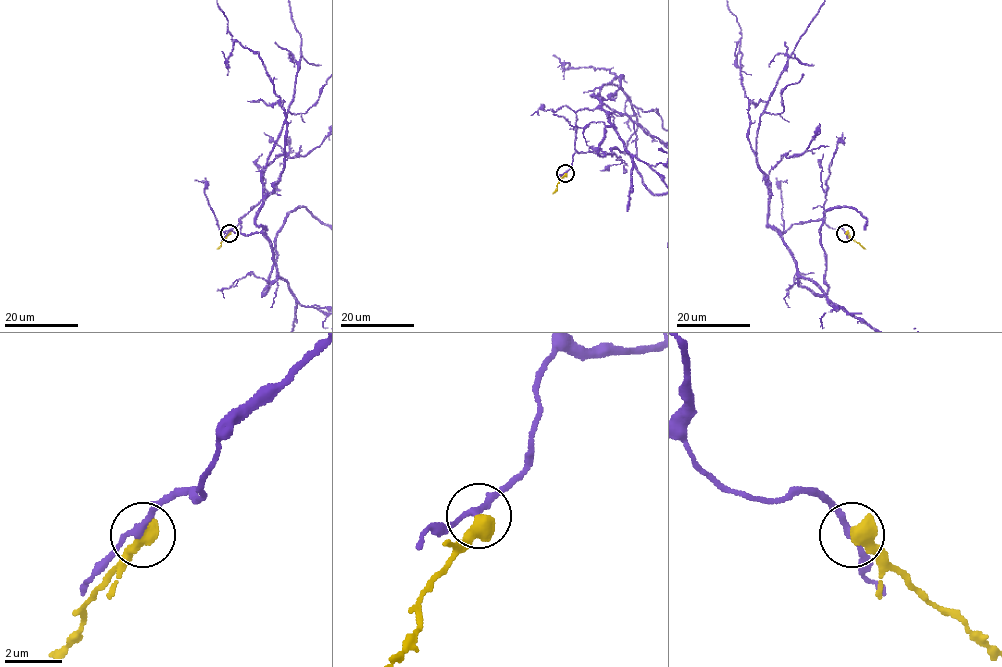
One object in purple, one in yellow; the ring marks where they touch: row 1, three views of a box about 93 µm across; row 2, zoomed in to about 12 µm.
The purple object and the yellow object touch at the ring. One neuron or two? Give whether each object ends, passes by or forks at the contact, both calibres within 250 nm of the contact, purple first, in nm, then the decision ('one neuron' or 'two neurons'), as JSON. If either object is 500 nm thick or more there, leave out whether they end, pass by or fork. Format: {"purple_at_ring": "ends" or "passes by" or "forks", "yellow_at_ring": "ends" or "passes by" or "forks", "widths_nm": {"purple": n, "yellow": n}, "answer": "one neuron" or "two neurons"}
{"widths_nm": {"purple": 190, "yellow": 600}, "answer": "two neurons"}

